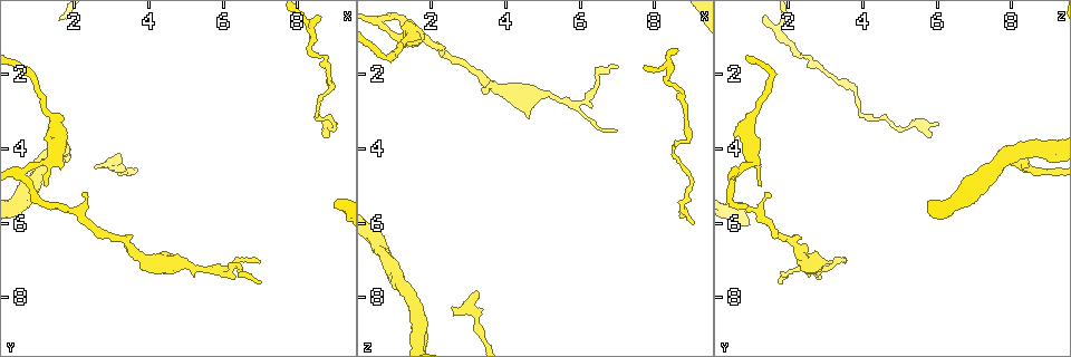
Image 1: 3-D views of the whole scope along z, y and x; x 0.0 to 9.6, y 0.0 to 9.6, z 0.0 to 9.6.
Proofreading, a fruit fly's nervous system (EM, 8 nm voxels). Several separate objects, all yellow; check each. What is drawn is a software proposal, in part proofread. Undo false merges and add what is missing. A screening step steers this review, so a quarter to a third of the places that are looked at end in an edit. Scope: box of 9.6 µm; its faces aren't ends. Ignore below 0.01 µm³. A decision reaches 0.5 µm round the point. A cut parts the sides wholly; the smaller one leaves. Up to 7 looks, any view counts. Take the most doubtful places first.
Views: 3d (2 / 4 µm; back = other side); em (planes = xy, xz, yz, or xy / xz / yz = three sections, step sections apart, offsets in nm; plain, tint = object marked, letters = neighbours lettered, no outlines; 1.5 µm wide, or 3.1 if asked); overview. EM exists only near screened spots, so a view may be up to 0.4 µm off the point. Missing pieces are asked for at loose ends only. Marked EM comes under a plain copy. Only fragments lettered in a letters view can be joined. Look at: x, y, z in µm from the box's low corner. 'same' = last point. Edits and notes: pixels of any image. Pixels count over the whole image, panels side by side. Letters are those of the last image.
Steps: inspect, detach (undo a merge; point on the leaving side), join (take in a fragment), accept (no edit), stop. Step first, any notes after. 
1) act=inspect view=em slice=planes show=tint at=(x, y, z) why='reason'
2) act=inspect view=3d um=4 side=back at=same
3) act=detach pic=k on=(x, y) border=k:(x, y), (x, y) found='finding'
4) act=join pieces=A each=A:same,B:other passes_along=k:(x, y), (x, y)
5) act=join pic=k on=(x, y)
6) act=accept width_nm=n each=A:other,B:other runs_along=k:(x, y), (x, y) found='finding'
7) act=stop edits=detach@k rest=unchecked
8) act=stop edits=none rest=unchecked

act=inspect view=em slice=planes show=letters at=(9.05, 3.40, 5.95) why='end of a long branch'

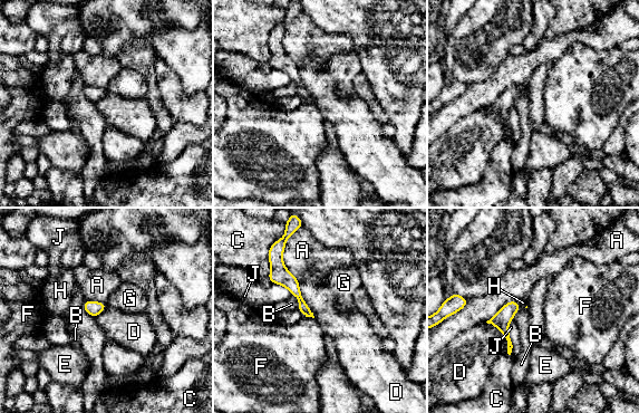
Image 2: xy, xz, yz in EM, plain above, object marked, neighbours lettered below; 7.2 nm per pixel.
act=accept each=A:other,B:other,C:other,D:other,E:other,F:other,G:other,H:other,J:other runs_along=2:(278, 263), (309, 314) found='none of them fits'

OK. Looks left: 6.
act=inspect view=3d um=2 at=(8.40, 0.80, 1.65) why='abrupt turn'

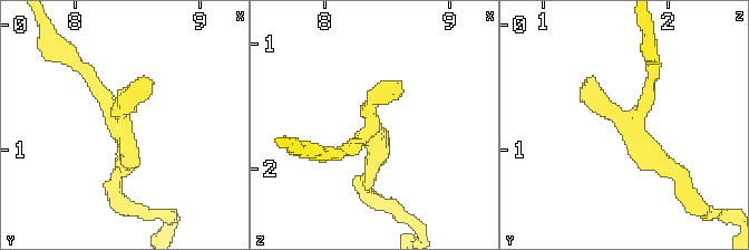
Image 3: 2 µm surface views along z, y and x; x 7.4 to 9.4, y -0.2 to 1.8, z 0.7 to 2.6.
act=inspect view=em slice=planes show=tint at=(8.36, 0.80, 1.66)

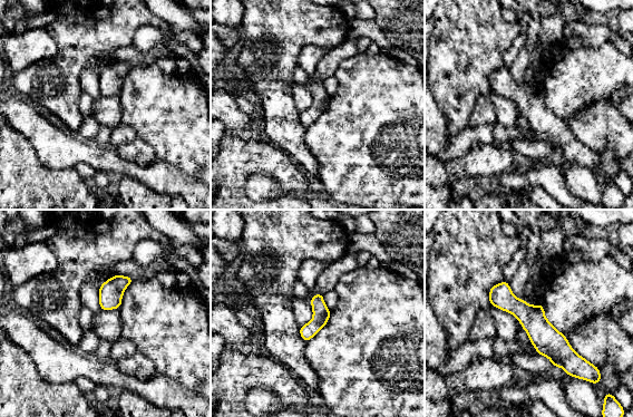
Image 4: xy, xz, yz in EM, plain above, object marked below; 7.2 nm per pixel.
act=inspect view=em slice=planes show=letters at=same why='see the neighbours'

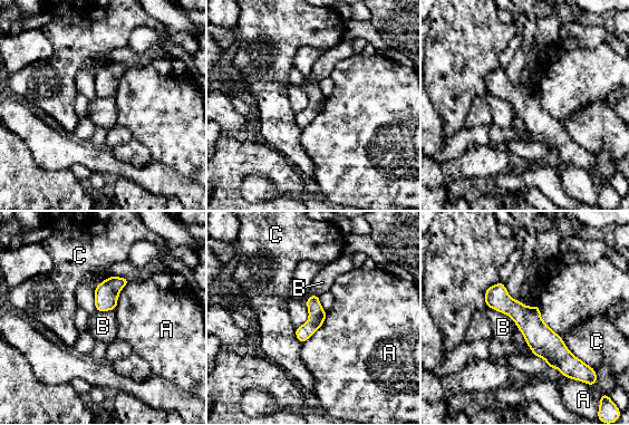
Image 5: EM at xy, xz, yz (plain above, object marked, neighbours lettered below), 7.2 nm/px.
act=accept longest_contact=C:320nm each=A:other,B:other,C:other border=5:(317, 293), (296, 328) found='continuous, no second cell'

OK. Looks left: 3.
act=inspect view=em slice=planes show=letters at=(2.20, 5.90, 1.35) why='abrupt turn'

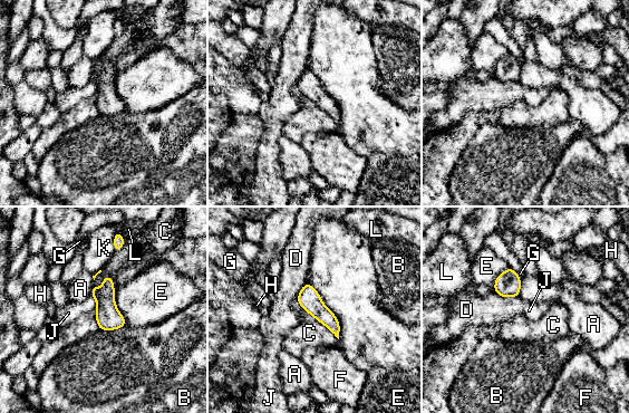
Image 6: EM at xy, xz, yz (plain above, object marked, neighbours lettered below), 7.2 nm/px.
act=accept width_nm=160 each=A:other,B:other,C:other,D:other,E:other,F:other,G:other,H:other,J:other,K:other,L:other border=6:(297, 299), (305, 310), (338, 339) found='one cell here'

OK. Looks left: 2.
act=stop edits=none rest=unchecked

